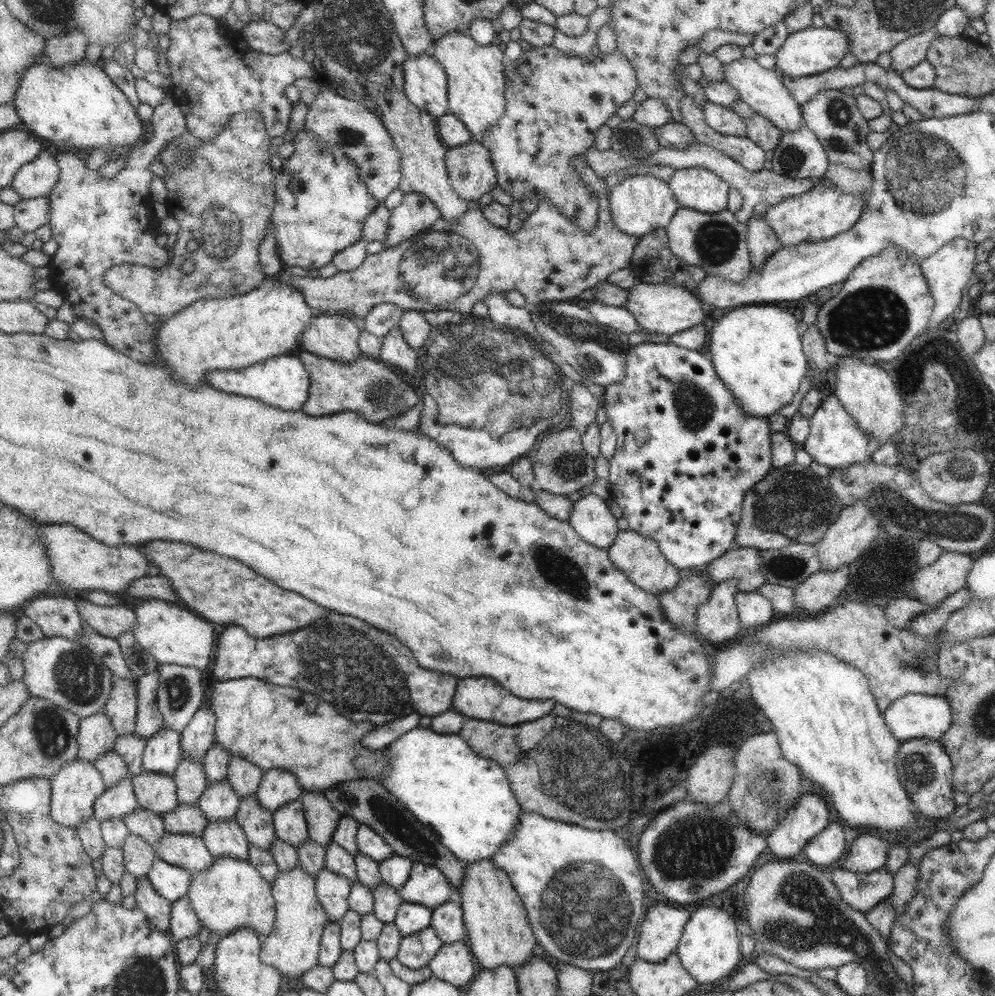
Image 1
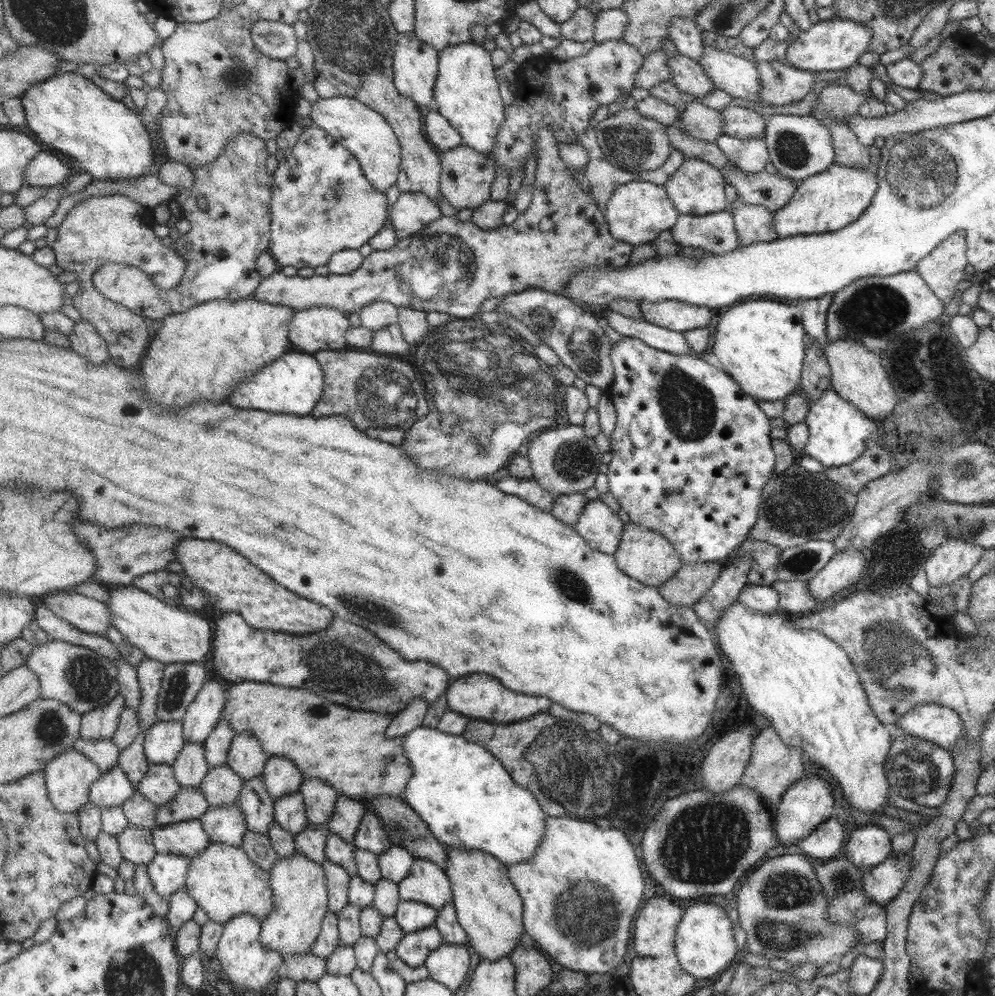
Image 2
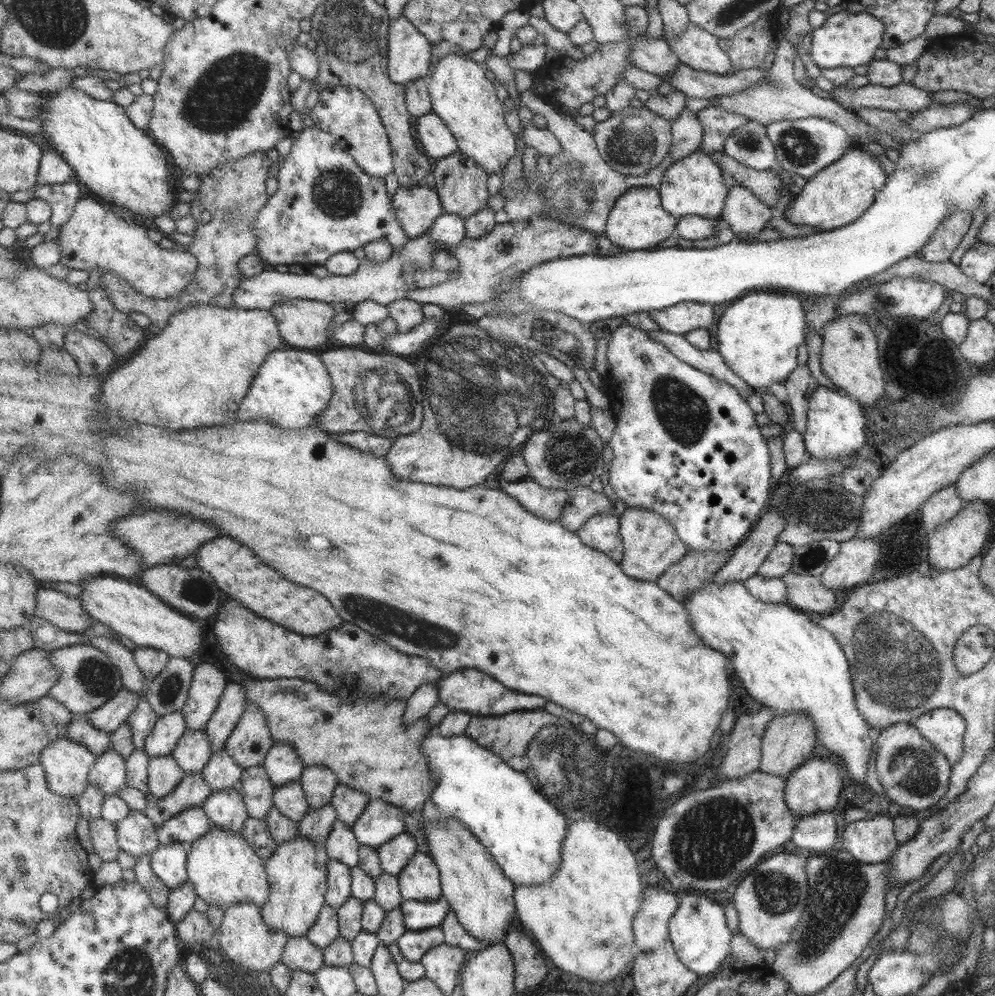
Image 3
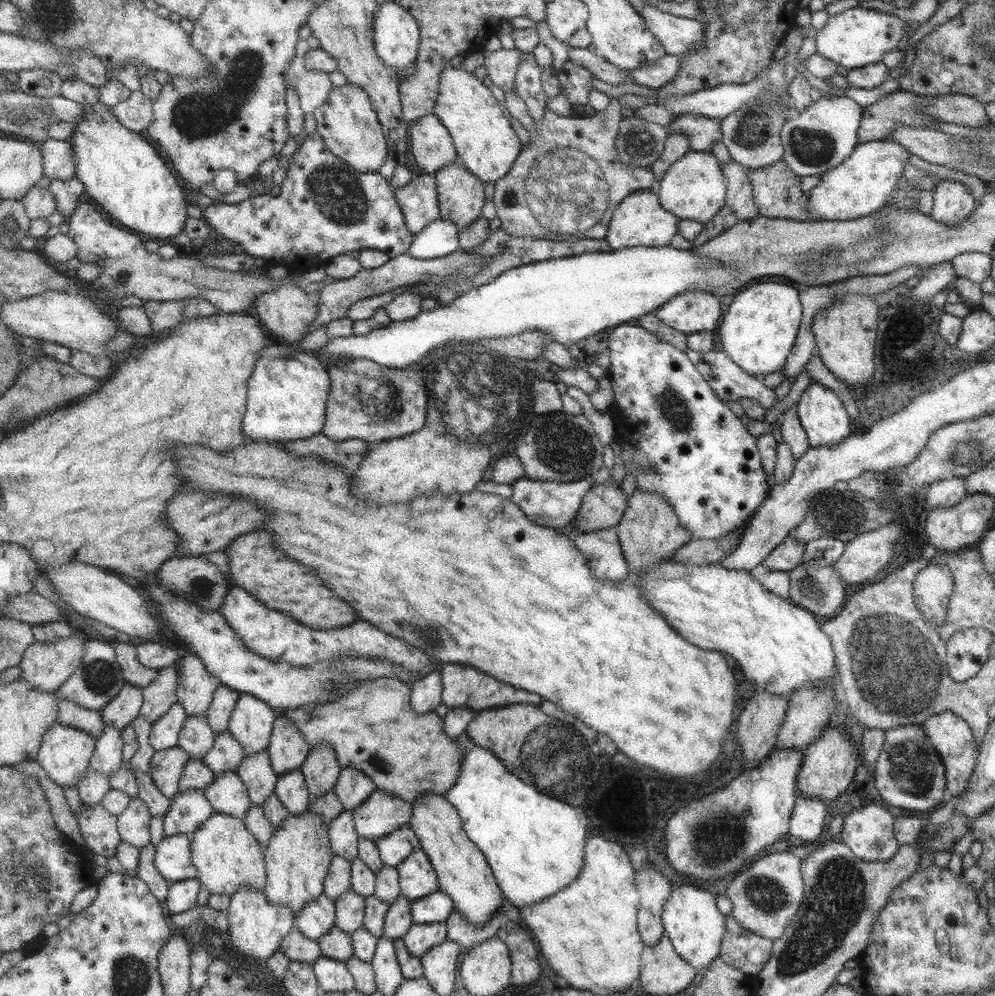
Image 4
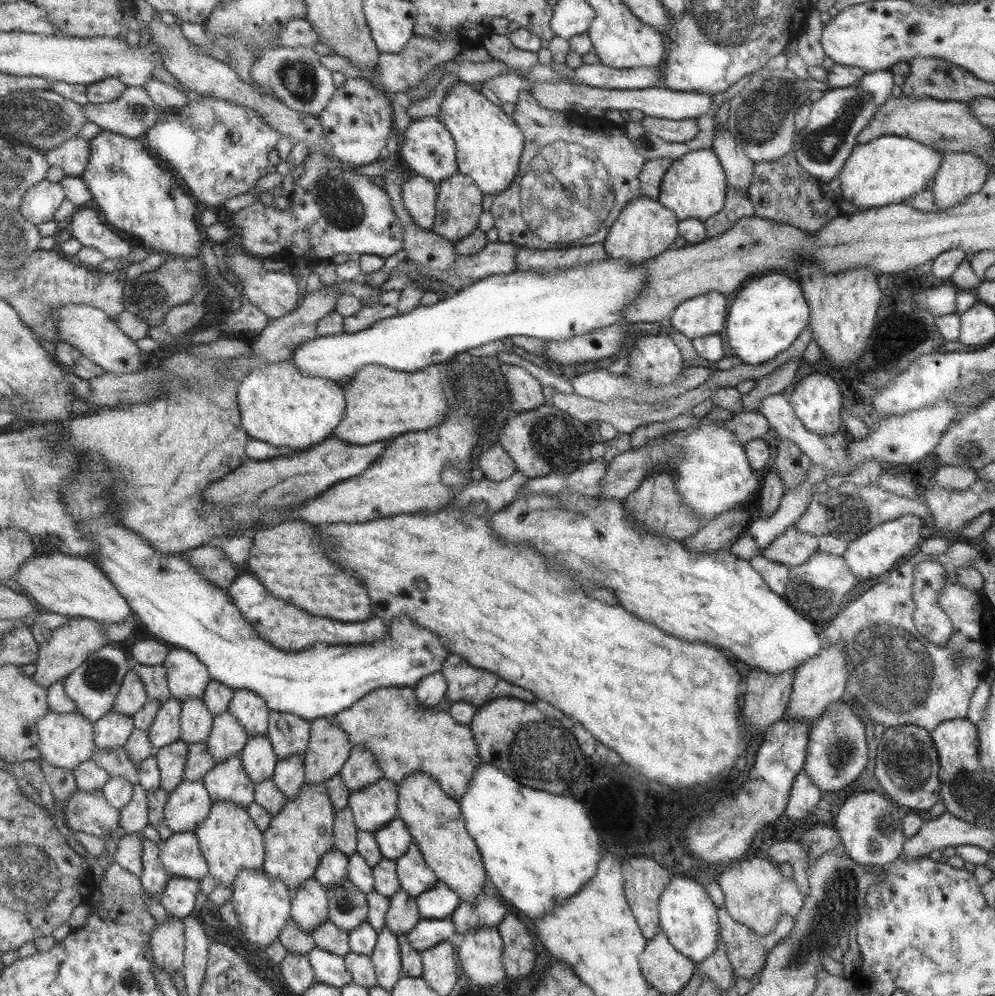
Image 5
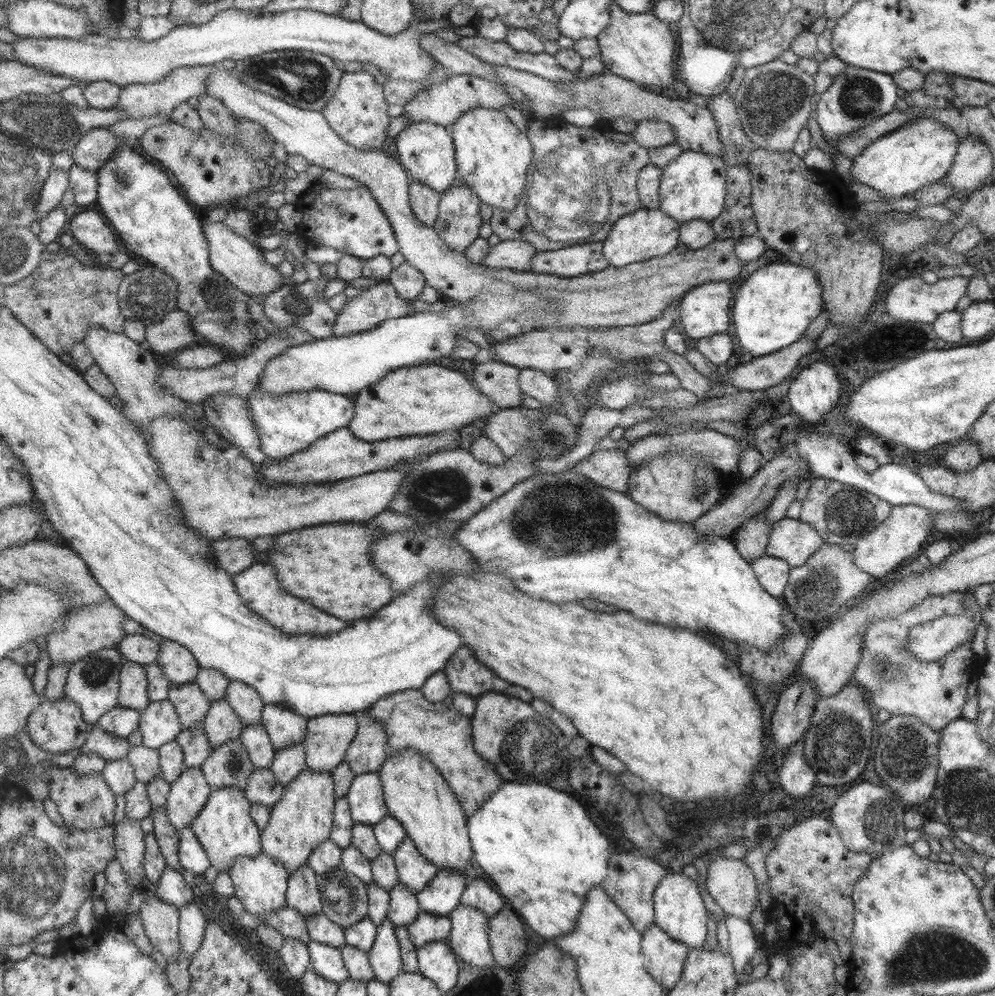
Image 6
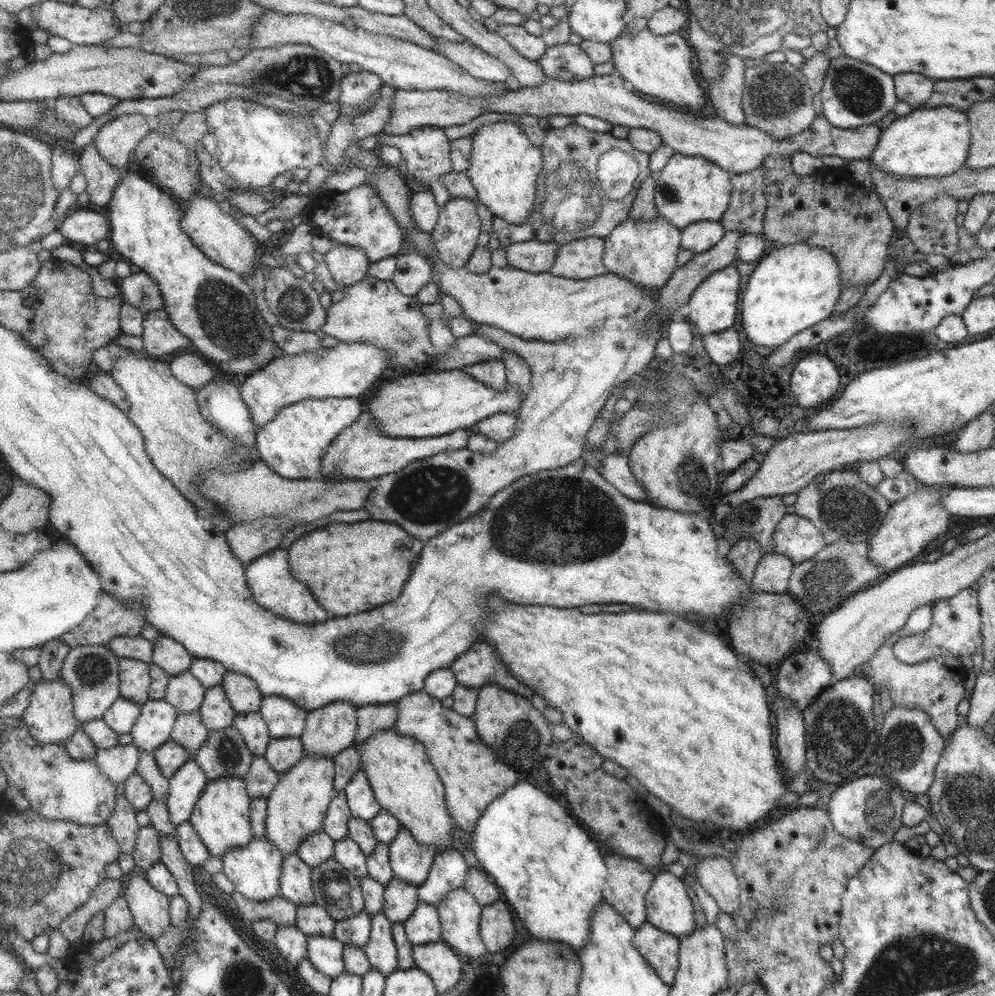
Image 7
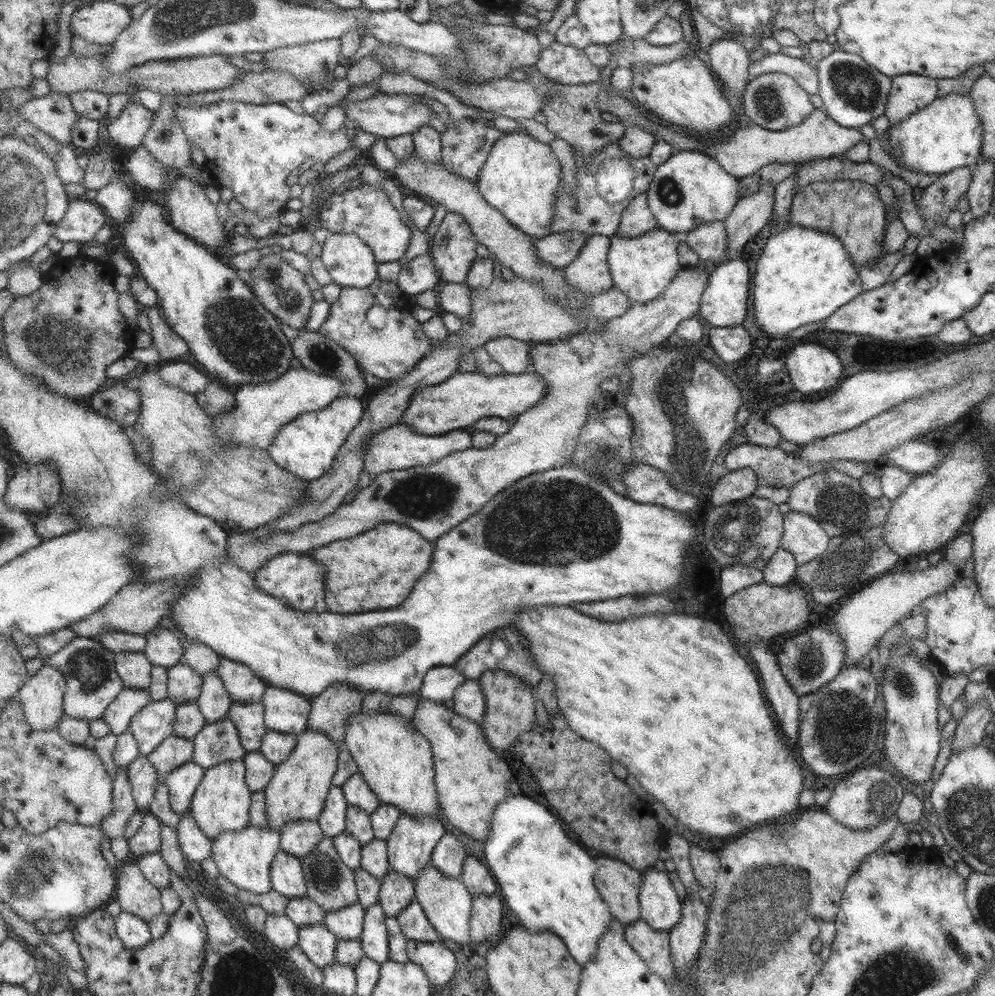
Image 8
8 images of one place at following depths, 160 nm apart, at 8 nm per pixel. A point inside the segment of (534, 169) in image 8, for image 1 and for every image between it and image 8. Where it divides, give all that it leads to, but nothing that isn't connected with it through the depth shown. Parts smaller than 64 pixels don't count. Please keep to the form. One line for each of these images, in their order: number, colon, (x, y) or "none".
1: (475, 84)
2: (466, 95)
3: (462, 97)
4: (484, 143)
5: (487, 146)
6: (491, 155)
7: (504, 165)

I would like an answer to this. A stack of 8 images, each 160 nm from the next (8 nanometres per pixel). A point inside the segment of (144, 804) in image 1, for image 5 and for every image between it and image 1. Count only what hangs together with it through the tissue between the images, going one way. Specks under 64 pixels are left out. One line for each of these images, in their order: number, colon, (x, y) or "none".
2: (160, 785)
3: (165, 773)
4: (168, 766)
5: (172, 760)

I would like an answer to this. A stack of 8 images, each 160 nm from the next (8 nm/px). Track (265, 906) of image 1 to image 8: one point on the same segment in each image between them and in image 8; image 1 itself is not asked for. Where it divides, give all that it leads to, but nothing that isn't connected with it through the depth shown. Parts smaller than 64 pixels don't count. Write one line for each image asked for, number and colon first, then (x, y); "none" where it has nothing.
2: (223, 879)
3: (226, 870)
4: (227, 854)
5: (230, 839)
6: (226, 828)
7: (222, 817)
8: (223, 801)

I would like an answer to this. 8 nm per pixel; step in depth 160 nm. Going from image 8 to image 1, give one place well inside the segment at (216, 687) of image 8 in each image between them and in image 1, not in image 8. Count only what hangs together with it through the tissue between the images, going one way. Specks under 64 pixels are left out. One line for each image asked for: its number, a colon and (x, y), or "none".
1: (220, 802)
2: (221, 787)
3: (222, 772)
4: (227, 755)
5: (229, 738)
6: (222, 723)
7: (217, 711)

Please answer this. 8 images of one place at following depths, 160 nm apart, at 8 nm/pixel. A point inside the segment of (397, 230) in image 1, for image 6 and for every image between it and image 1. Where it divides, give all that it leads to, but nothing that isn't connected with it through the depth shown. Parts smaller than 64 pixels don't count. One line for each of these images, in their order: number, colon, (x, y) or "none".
2: (413, 211)
3: (417, 207)
4: (420, 202)
5: (420, 193)
6: (425, 200)

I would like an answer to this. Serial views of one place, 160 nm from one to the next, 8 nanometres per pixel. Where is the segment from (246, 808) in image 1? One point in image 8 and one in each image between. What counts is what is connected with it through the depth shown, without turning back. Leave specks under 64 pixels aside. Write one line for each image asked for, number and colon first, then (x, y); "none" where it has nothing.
2: (259, 807)
3: (258, 790)
4: (257, 772)
5: (259, 758)
6: (256, 738)
7: (254, 729)
8: (250, 719)

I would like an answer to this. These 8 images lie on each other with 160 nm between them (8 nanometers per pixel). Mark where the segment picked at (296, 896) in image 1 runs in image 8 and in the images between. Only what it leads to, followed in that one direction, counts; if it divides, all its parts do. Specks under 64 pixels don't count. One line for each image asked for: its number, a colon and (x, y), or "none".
2: (301, 895)
3: (298, 870)
4: (299, 855)
5: (299, 836)
6: (304, 818)
7: (298, 807)
8: (299, 790)

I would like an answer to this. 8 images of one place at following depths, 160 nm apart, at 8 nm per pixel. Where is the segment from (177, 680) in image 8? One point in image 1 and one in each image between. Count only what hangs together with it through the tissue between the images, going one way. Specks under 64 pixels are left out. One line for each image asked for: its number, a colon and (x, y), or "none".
1: (191, 779)
2: (191, 768)
3: (194, 751)
4: (197, 738)
5: (197, 720)
6: (193, 704)
7: (185, 691)

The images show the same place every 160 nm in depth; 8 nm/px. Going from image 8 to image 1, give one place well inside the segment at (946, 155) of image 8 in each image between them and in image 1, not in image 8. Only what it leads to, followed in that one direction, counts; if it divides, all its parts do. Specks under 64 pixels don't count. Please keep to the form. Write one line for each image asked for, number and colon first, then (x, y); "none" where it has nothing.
1: (824, 211)
2: (833, 199)
3: (837, 195)
4: (863, 183)
5: (890, 169)
6: (898, 163)
7: (935, 142)

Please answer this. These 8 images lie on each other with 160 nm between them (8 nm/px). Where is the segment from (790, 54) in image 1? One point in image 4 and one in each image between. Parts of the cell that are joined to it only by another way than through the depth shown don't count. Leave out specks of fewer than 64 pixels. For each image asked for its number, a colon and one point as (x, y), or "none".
2: (836, 44)
3: (845, 39)
4: (853, 38)

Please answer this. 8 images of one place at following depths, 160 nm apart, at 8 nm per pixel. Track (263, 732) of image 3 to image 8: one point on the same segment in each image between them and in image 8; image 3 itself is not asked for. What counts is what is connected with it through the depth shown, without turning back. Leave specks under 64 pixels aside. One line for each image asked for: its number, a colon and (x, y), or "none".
4: (252, 722)
5: (251, 709)
6: (248, 703)
7: (245, 694)
8: (244, 685)

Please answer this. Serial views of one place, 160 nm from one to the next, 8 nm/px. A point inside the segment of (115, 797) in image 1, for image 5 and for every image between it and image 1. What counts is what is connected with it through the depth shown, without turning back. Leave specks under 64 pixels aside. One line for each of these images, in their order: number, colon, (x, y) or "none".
2: (111, 790)
3: (110, 772)
4: (109, 756)
5: (114, 730)

